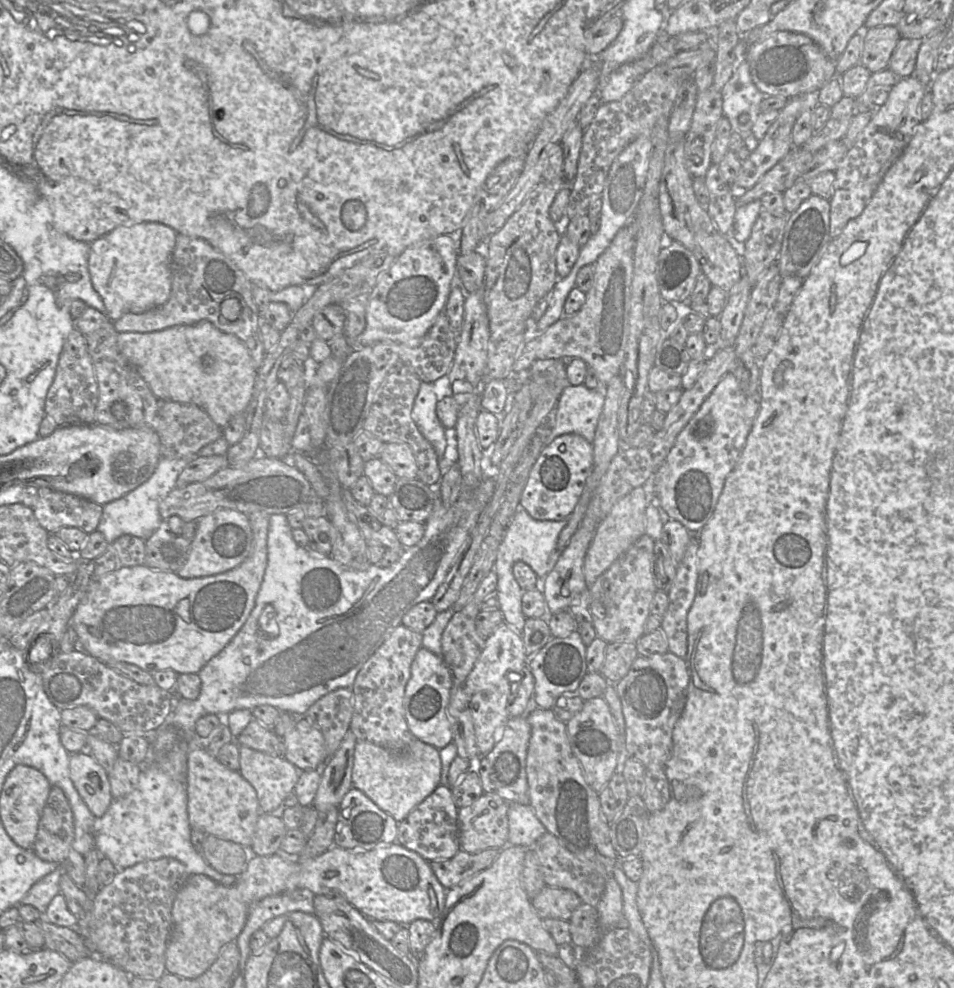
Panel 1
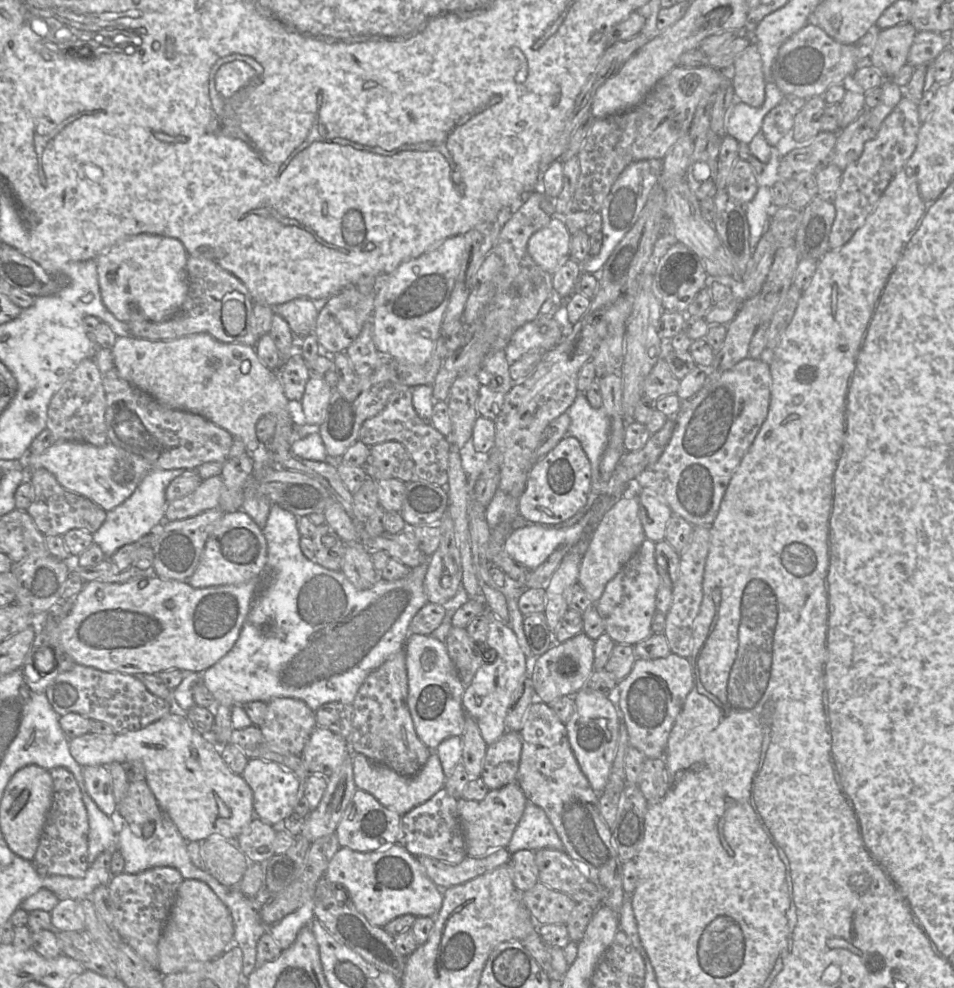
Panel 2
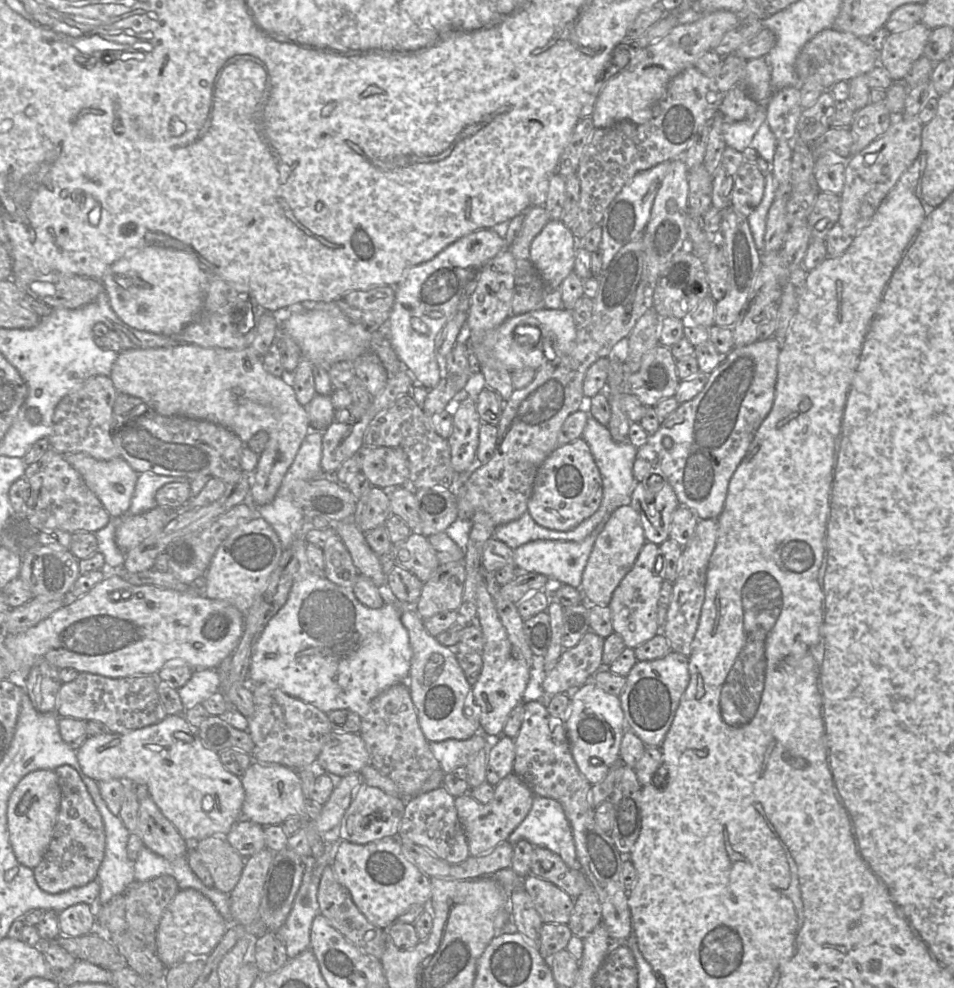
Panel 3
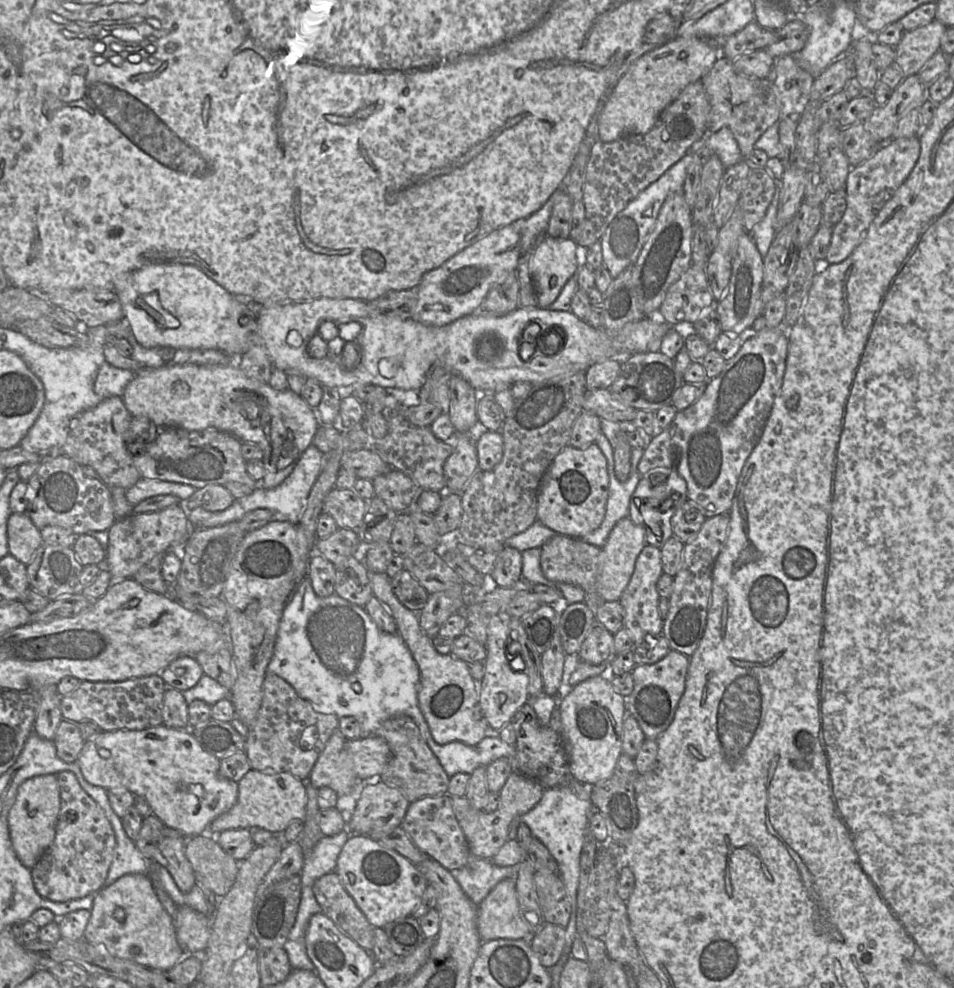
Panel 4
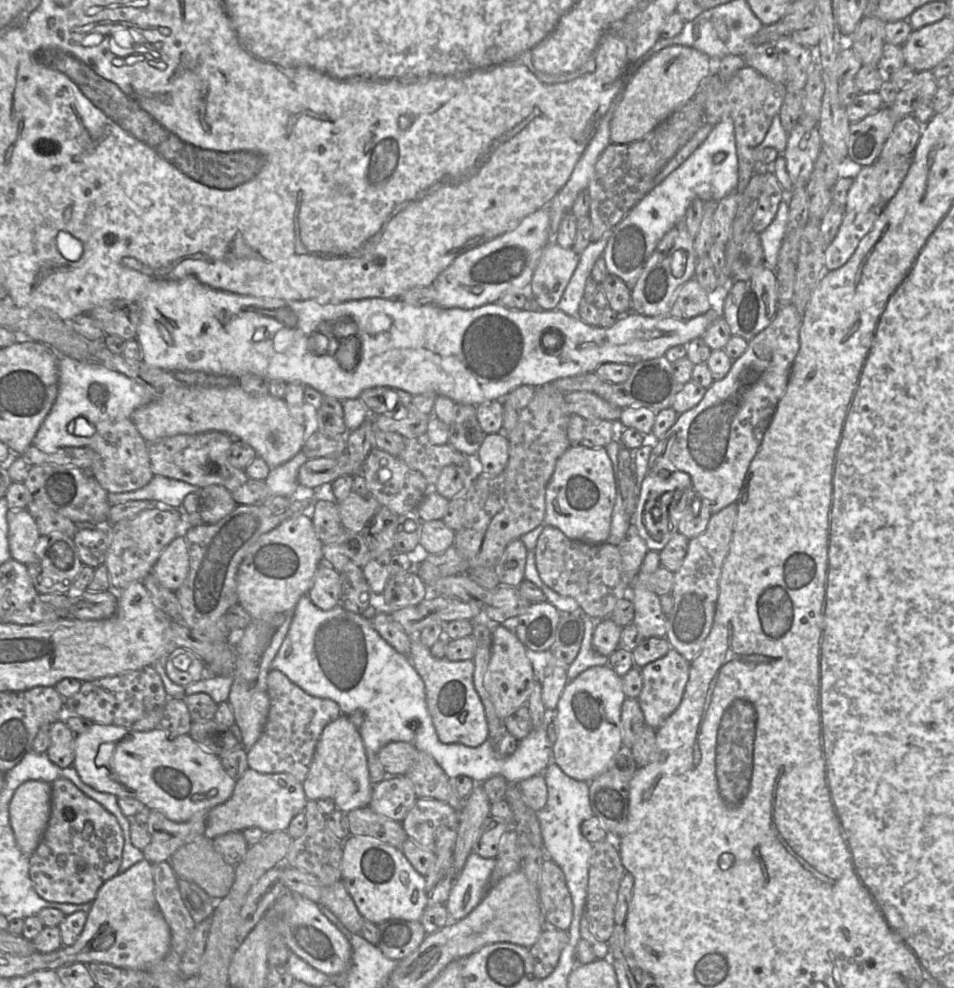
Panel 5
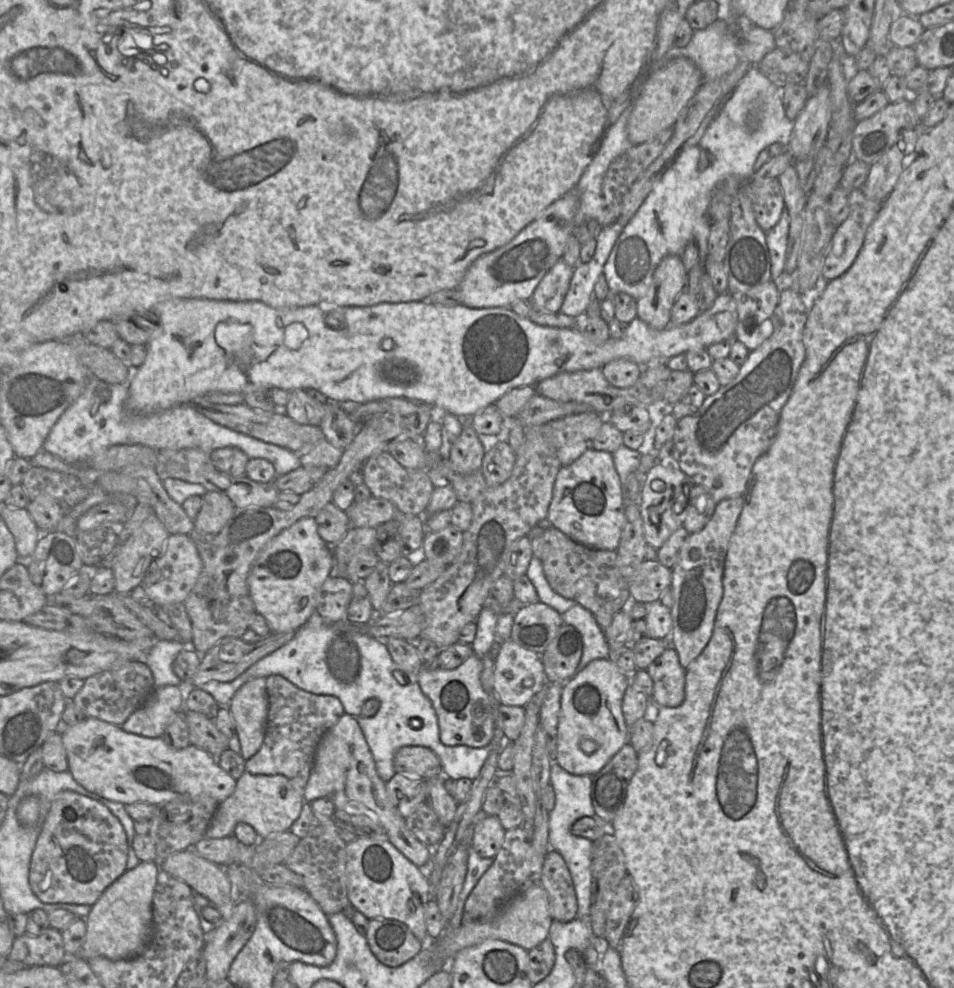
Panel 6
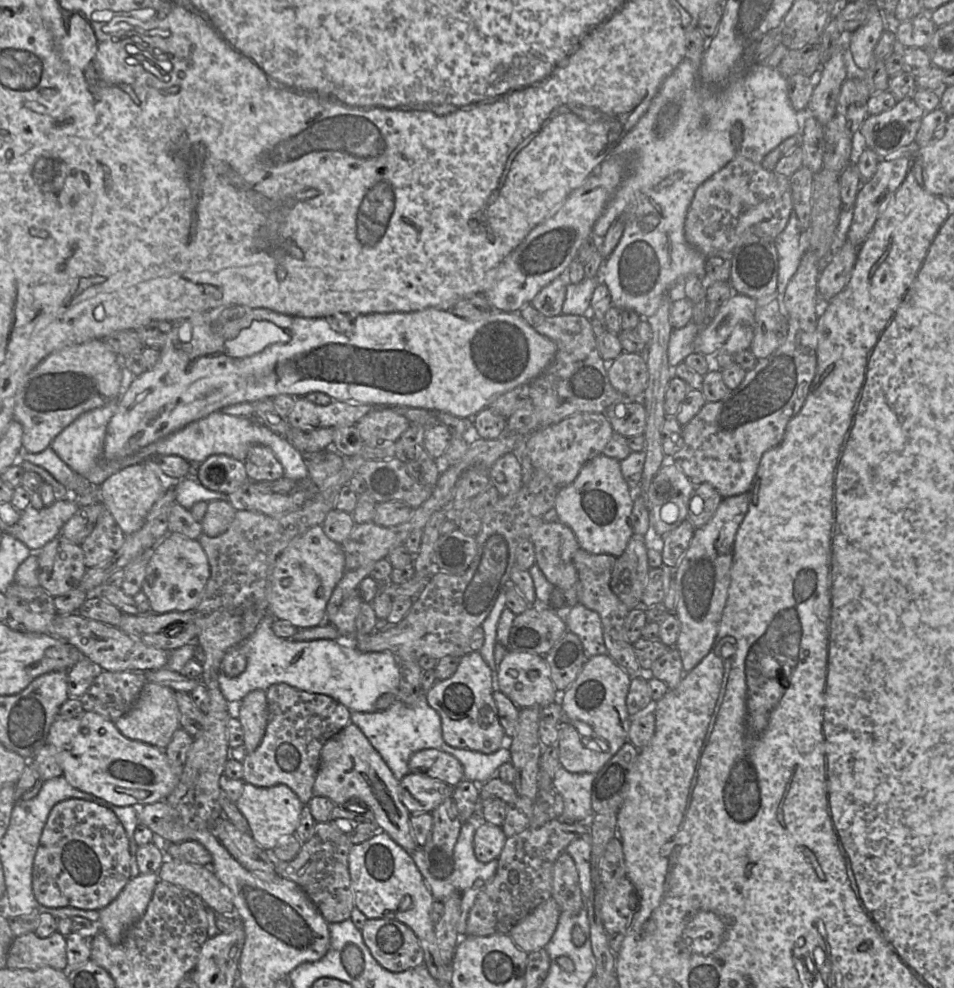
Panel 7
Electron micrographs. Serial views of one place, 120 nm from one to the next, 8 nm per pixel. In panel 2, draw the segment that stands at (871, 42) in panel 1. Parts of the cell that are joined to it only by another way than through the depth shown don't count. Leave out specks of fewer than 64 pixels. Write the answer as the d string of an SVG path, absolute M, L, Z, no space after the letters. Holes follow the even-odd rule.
M909 23L877 30L873 53L865 62L873 66L884 79L891 79L907 63L910 47L917 30Z

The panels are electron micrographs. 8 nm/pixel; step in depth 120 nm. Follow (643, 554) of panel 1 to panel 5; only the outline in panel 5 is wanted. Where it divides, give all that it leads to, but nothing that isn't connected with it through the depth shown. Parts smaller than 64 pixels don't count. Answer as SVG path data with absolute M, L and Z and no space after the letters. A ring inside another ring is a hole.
M648 550L640 571L628 589L627 597L635 610L633 624L643 639L663 638L667 633L667 616L662 611L659 596L648 589L650 575L660 566L659 553Z

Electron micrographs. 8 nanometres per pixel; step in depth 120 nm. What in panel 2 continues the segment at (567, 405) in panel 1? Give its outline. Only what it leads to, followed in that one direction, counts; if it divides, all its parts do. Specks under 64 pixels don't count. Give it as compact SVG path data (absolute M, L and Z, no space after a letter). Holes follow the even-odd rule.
M579 393L566 412L570 419L567 435L577 438L591 464L591 493L604 494L604 482L601 481L600 462L608 446L610 418L603 408L593 408L585 393Z

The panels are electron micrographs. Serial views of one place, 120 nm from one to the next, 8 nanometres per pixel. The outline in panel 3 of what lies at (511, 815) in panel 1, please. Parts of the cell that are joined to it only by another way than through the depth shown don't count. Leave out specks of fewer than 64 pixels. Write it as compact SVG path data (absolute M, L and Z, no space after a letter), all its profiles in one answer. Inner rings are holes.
M543 796L534 797L528 815L507 840L515 845L522 839L535 847L557 853L568 867L580 869L572 827L558 801Z

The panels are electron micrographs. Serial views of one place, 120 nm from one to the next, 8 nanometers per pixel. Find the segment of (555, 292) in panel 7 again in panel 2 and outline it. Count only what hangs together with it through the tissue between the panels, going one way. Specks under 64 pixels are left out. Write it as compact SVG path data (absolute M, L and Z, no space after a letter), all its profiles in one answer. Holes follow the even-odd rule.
M556 212L547 226L534 233L528 242L528 252L545 271L554 274L570 257L572 235L563 217Z

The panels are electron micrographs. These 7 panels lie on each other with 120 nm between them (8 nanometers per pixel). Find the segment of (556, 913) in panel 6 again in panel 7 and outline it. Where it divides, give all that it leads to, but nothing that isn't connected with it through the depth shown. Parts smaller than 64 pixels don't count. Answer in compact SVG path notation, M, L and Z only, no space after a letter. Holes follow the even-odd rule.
M563 851L553 866L552 897L561 911L576 914L585 907L579 875L571 855Z

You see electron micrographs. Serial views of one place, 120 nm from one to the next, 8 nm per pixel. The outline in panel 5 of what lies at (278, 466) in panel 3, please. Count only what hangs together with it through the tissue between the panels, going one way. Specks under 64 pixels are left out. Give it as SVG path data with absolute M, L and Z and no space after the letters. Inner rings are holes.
M239 385L183 387L137 408L131 419L148 444L177 434L226 433L249 444L273 469L301 451L305 441L306 407L289 407L285 399L270 394L254 397Z

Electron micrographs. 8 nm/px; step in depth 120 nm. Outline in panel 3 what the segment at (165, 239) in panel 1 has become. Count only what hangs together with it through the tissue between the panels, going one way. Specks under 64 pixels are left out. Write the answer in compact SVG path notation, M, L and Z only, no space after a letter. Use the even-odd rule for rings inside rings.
M146 246L112 263L100 281L110 306L128 326L171 337L199 314L209 276L191 253L175 248Z

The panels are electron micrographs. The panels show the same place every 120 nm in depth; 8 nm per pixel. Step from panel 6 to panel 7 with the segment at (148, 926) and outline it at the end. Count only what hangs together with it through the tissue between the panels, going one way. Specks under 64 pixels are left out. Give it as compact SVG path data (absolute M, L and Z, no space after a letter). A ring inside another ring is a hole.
M158 873L131 877L118 896L99 910L100 930L111 943L120 943L130 926L142 917L158 881Z

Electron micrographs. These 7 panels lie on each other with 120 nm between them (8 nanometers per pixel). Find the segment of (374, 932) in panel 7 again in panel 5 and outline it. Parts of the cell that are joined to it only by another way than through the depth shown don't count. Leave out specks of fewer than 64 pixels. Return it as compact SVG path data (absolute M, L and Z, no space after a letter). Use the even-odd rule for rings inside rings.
M391 919L377 925L377 947L390 960L400 961L412 954L427 935L420 921Z

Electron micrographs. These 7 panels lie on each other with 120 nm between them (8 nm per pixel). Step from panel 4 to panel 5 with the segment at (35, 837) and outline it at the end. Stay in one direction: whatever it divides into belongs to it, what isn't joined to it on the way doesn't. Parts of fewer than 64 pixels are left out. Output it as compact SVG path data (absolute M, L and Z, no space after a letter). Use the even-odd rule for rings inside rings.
M28 780L15 791L9 804L9 819L17 846L30 857L46 829L51 809L50 783Z

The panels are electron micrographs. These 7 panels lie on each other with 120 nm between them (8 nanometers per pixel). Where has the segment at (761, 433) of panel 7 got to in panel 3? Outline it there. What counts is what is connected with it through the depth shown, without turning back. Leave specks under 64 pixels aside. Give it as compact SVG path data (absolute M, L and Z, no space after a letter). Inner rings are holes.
M775 337L758 340L752 344L733 348L723 356L720 364L709 374L703 390L692 400L684 402L665 418L646 443L638 448L633 466L637 482L647 479L652 473L665 477L672 486L679 505L694 512L699 520L717 518L725 504L730 480L745 457L760 425L772 409L777 381L777 364L782 342ZM670 437L673 447L666 449L663 439Z

